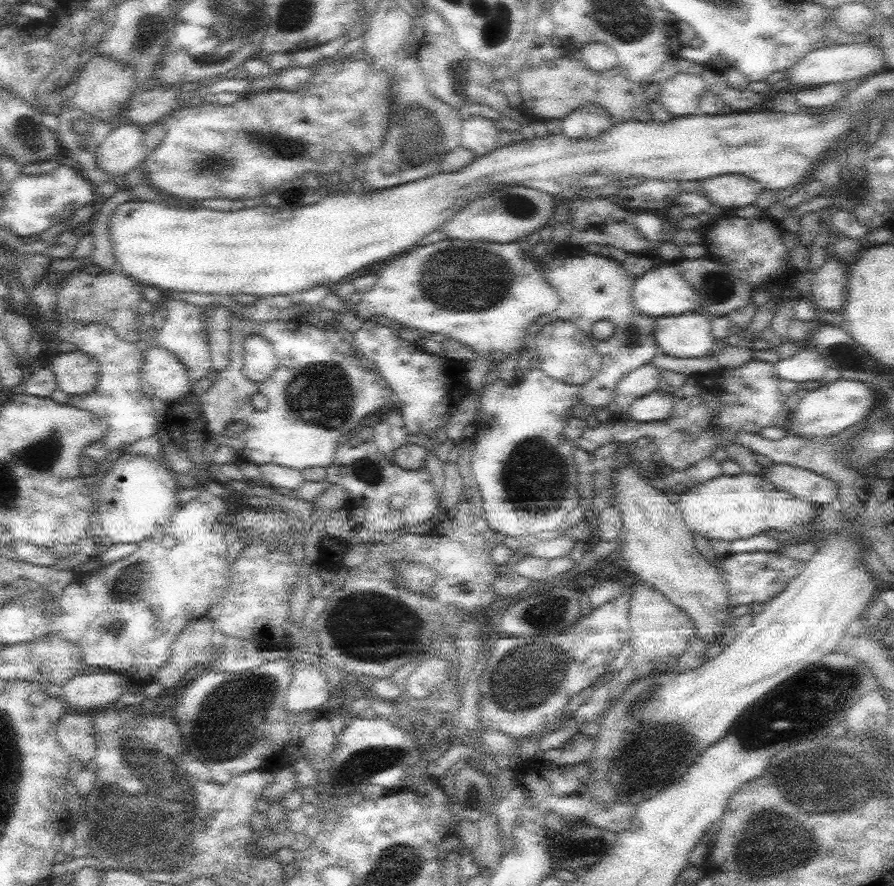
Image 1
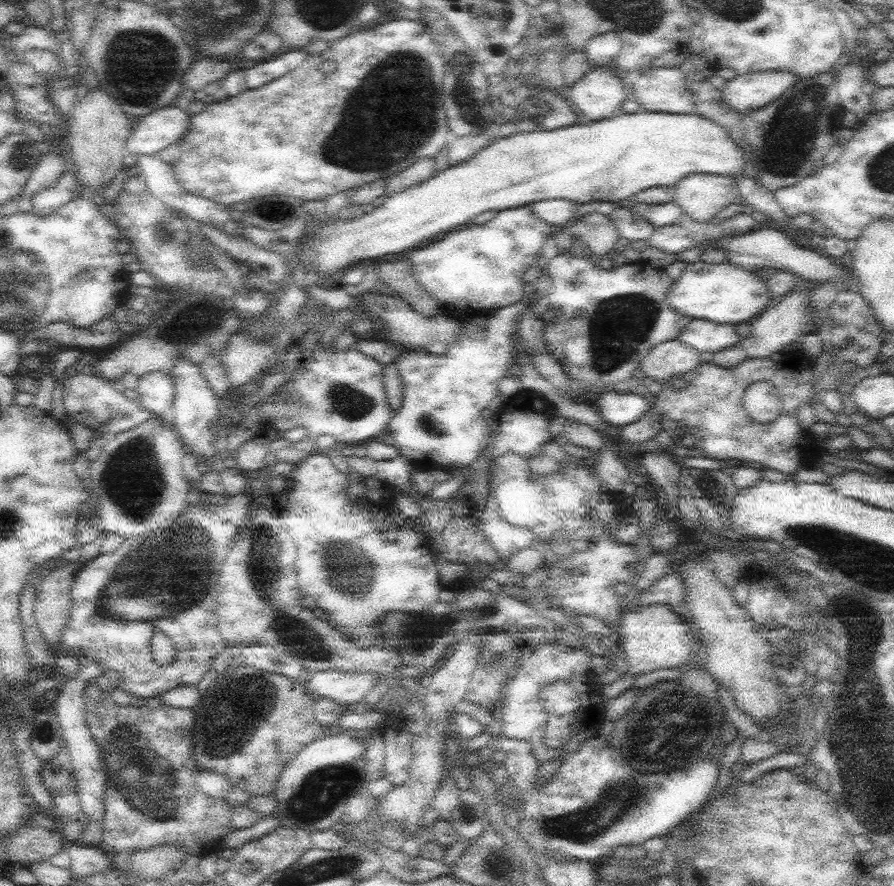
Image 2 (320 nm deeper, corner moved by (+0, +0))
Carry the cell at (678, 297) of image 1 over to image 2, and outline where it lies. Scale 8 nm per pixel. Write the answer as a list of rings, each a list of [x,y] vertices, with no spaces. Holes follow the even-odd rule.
[[[729,262],[688,264],[680,278],[672,282],[666,300],[676,312],[692,319],[708,319],[714,323],[738,324],[760,317],[773,302],[768,294],[771,281],[758,278],[754,272],[744,270]]]

